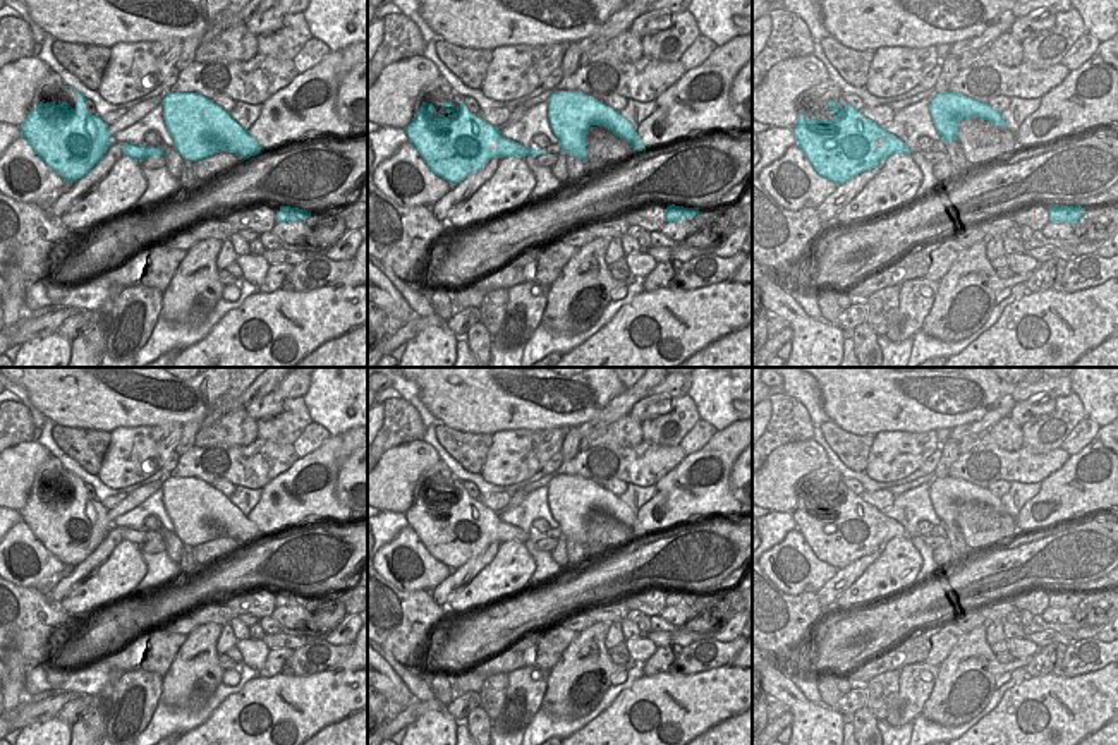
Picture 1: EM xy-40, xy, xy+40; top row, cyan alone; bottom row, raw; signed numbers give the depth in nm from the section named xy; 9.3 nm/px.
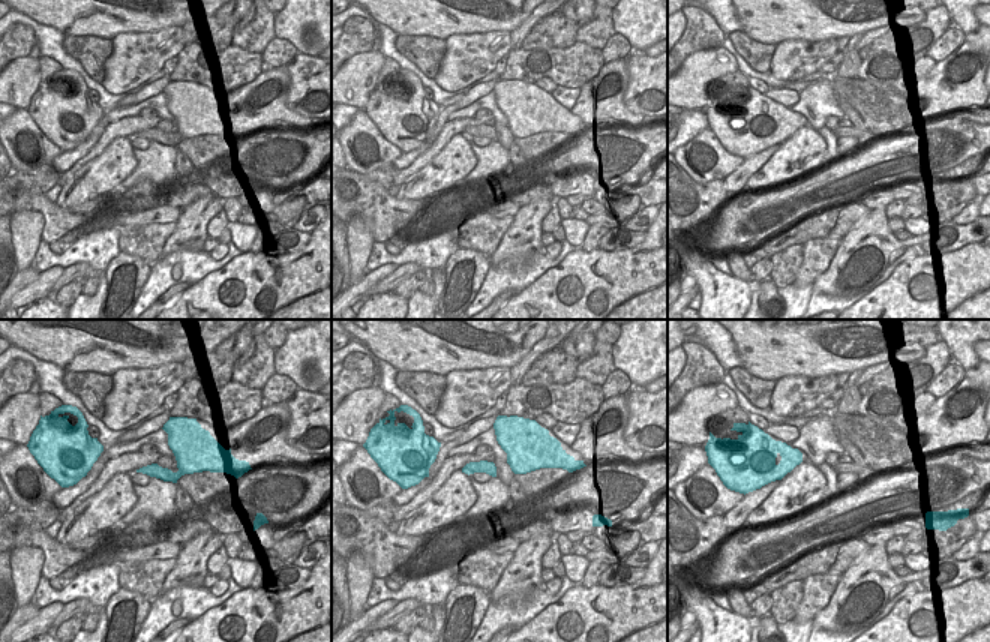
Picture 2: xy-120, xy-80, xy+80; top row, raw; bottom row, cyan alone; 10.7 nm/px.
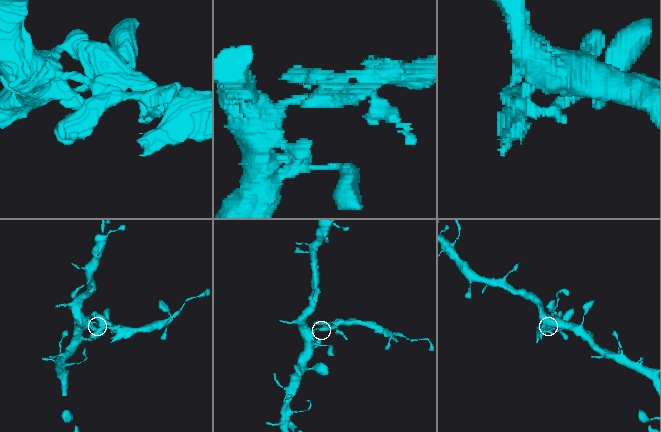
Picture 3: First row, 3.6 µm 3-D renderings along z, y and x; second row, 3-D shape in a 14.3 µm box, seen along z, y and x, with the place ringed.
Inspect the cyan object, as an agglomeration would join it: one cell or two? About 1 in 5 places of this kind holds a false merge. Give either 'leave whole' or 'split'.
split

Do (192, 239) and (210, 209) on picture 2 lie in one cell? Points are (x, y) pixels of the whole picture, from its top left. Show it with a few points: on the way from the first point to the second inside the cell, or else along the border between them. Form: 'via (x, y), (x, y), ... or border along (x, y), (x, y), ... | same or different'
via (192, 231), (192, 227), (203, 216) | same

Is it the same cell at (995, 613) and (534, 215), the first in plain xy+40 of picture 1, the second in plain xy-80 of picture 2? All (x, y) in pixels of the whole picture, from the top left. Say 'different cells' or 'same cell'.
different cells

